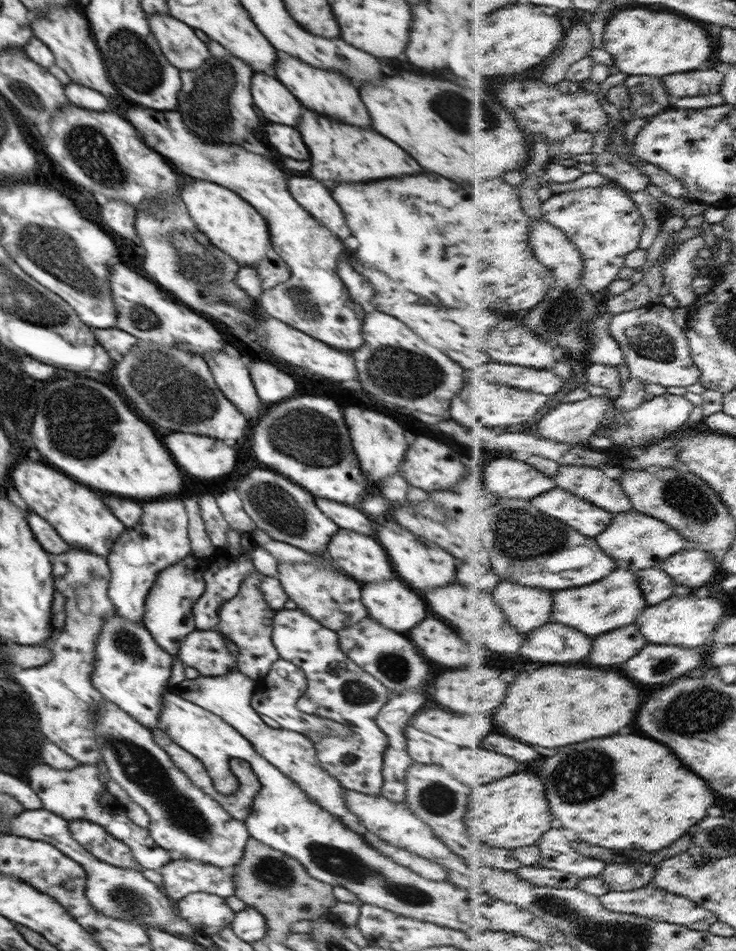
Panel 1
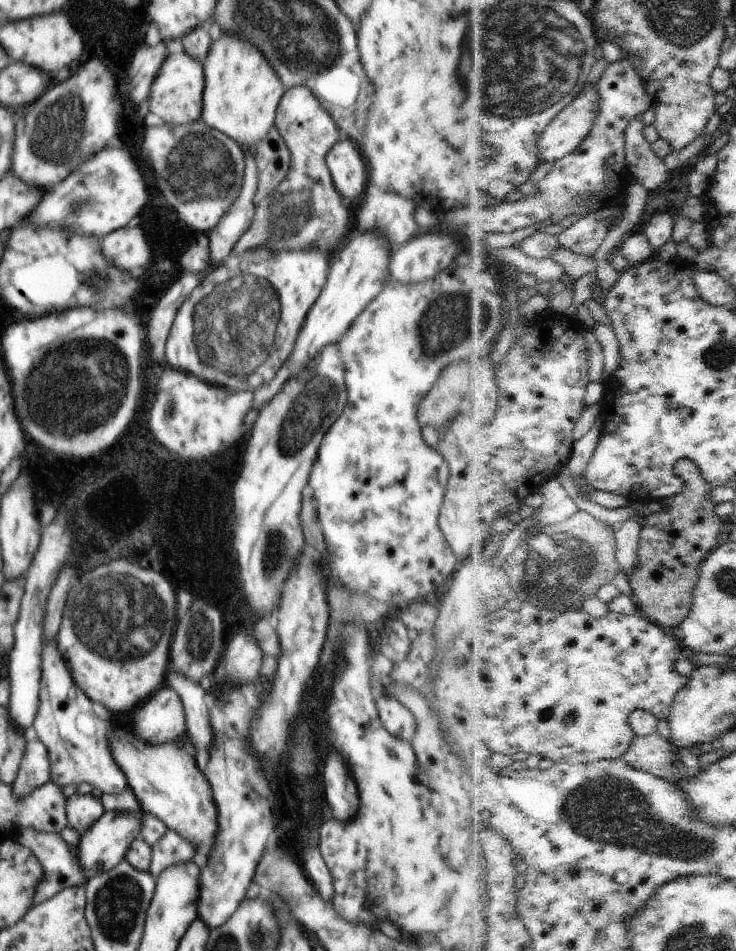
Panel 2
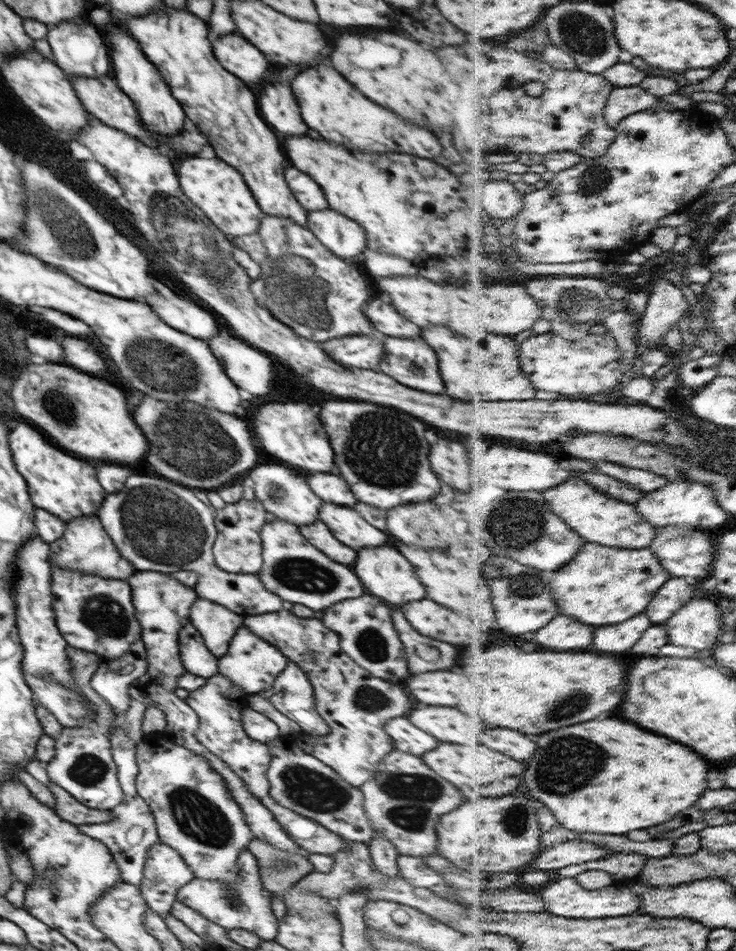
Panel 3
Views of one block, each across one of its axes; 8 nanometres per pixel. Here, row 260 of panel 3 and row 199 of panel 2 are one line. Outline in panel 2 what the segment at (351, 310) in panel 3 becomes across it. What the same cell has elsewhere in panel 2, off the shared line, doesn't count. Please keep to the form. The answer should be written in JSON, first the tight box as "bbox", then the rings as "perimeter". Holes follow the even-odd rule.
{"bbox":[232,85,352,256],"perimeter":[[[300,85],[285,90],[275,114],[274,125],[277,126],[290,151],[290,168],[286,178],[280,182],[276,190],[257,204],[255,208],[257,217],[252,221],[250,228],[237,240],[232,252],[238,256],[247,250],[278,251],[292,245],[296,249],[317,249],[322,254],[328,255],[326,252],[334,250],[342,242],[342,238],[350,232],[350,218],[352,218],[350,208],[344,206],[342,195],[335,187],[326,162],[326,155],[341,136],[339,128],[314,93],[307,86]]]}

